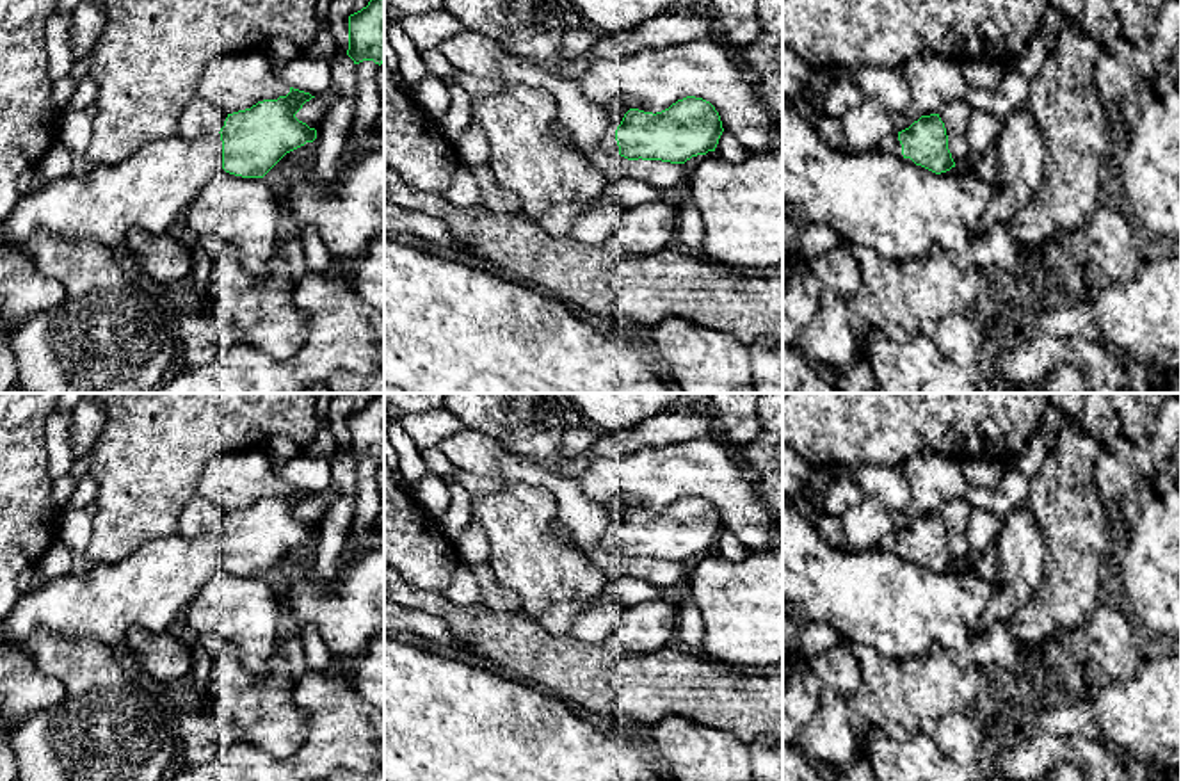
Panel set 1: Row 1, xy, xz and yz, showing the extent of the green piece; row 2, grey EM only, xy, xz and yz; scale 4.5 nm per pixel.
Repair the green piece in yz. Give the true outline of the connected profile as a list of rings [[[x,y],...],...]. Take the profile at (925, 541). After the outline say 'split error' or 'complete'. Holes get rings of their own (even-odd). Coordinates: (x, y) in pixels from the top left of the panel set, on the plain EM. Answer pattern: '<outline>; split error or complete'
[[[939,512],[921,514],[909,527],[882,537],[879,548],[895,555],[911,557],[936,573],[955,566],[948,548],[948,534]]]; split error

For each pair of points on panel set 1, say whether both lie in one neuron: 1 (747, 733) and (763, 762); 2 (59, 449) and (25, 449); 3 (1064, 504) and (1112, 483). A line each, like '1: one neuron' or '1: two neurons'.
1: two neurons
2: two neurons
3: two neurons

